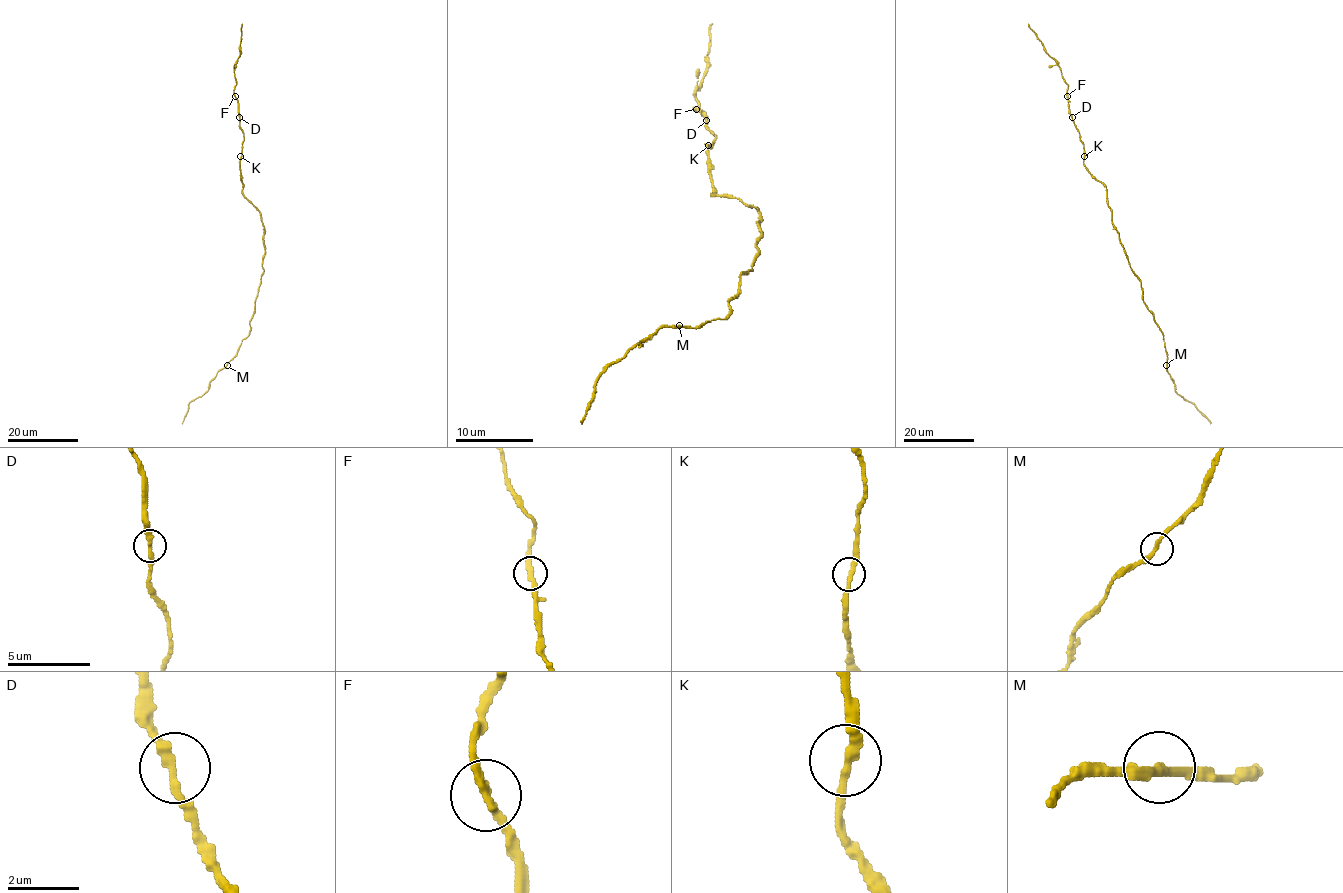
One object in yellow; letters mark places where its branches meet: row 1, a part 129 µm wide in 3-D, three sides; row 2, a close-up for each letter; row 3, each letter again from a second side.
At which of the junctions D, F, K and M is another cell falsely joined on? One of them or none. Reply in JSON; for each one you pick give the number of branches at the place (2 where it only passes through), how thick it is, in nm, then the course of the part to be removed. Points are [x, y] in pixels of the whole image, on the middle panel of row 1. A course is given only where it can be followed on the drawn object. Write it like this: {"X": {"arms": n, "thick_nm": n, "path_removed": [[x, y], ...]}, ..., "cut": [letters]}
{"cut": []}

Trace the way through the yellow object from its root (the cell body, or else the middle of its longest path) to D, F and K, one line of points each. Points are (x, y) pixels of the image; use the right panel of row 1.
D: (1117, 231), (1108, 204), (1106, 187), (1083, 163), (1084, 143), (1072, 117)
F: (1117, 231), (1108, 204), (1106, 187), (1083, 163), (1084, 143), (1069, 113), (1067, 96)
K: (1117, 231), (1108, 204), (1106, 187), (1084, 164), (1084, 156)

